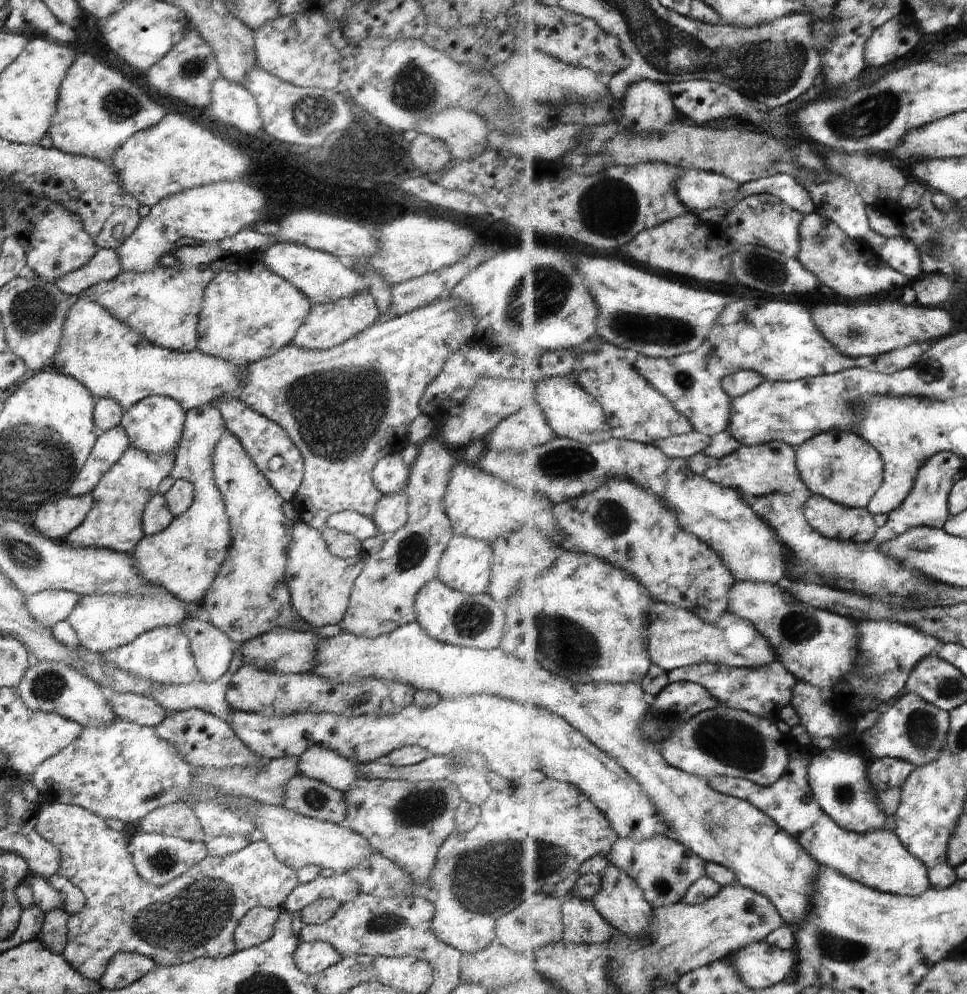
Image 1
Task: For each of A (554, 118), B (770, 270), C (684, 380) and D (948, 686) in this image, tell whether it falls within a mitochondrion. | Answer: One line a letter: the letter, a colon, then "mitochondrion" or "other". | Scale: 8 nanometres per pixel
A: other
B: mitochondrion
C: mitochondrion
D: mitochondrion

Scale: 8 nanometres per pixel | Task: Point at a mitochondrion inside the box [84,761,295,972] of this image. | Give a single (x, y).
(213, 906)

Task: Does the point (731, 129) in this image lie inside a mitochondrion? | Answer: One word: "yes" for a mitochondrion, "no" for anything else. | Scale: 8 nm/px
no

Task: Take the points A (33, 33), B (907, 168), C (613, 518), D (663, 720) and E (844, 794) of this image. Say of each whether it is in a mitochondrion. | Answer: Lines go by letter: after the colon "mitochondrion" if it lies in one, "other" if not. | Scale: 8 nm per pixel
A: other
B: other
C: mitochondrion
D: mitochondrion
E: mitochondrion

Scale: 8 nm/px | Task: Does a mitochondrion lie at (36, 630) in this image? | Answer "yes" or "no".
no

